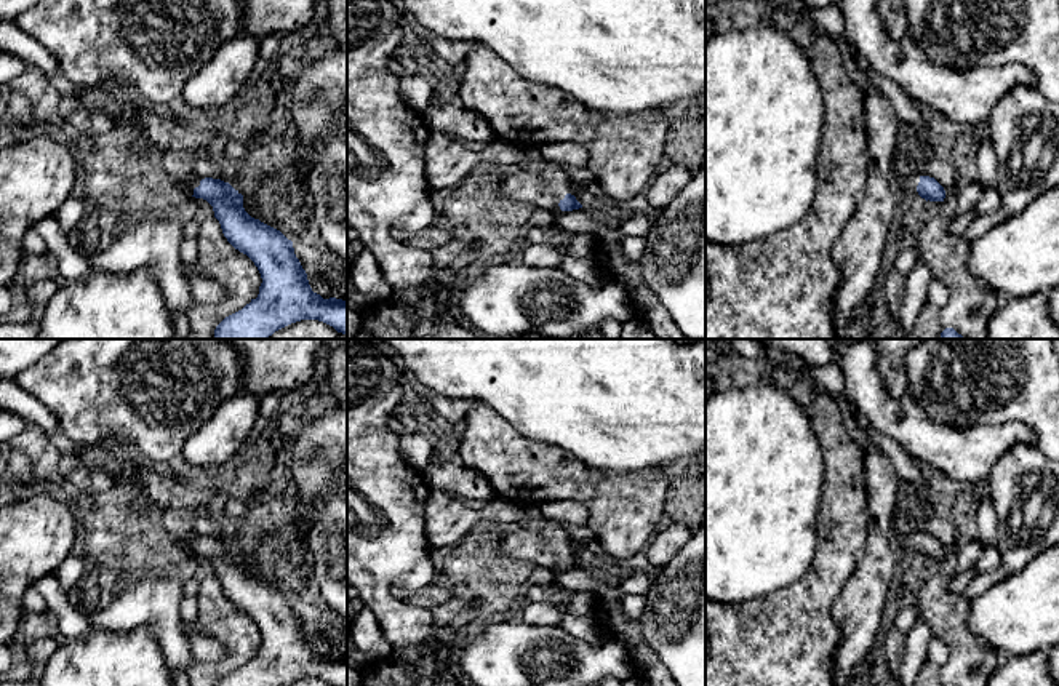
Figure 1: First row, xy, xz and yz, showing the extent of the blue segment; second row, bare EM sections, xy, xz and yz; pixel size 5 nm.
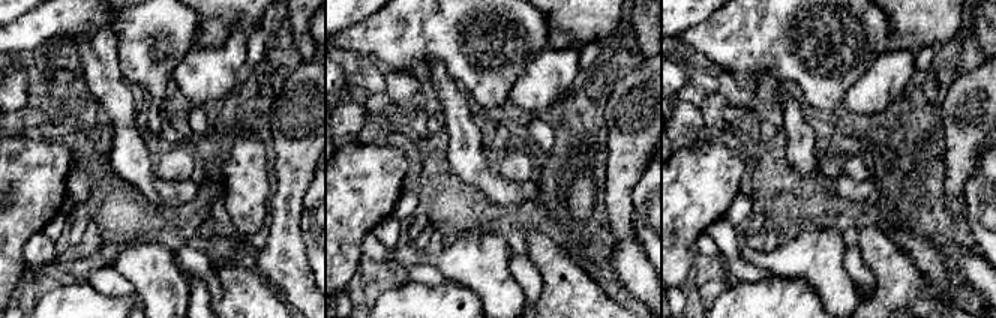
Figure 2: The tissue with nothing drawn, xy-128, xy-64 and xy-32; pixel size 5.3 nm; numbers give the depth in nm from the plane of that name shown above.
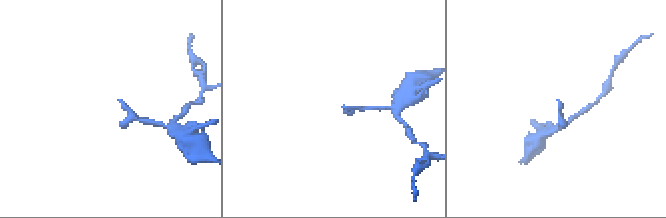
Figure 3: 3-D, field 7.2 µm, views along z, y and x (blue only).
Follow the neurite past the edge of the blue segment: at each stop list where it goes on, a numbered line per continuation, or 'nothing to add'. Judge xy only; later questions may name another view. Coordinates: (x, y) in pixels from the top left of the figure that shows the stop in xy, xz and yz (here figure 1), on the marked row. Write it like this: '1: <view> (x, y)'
1: xy (191, 183)

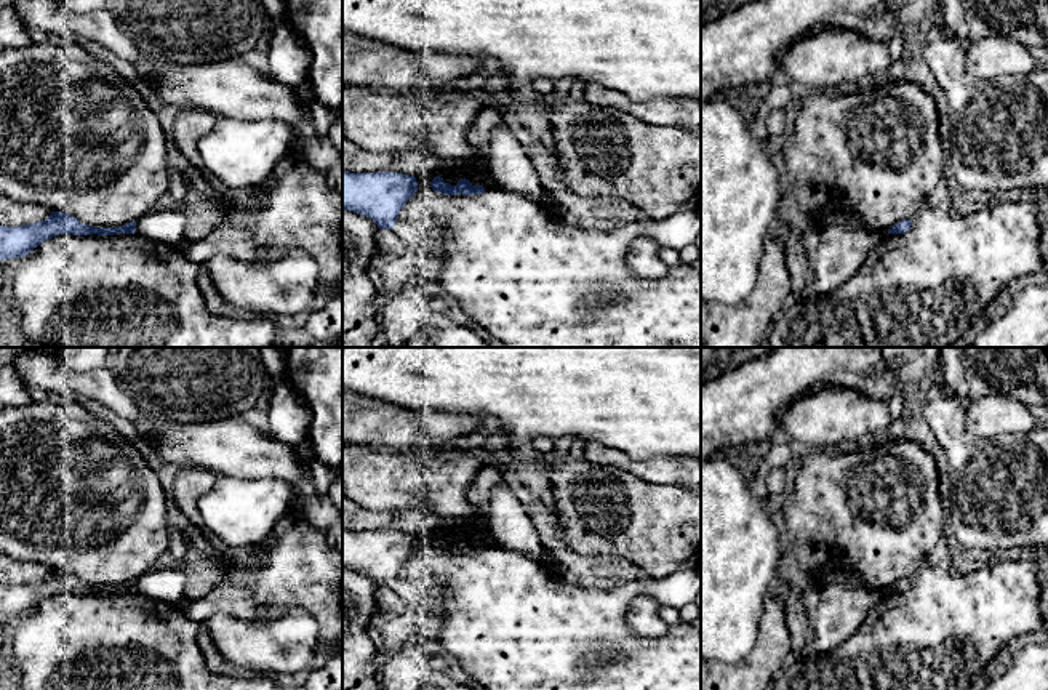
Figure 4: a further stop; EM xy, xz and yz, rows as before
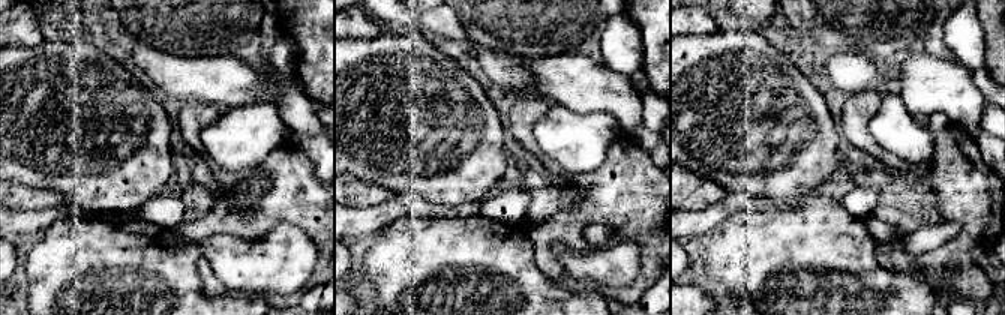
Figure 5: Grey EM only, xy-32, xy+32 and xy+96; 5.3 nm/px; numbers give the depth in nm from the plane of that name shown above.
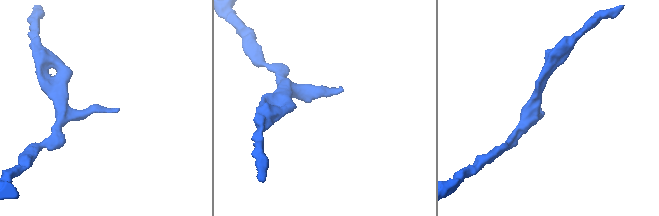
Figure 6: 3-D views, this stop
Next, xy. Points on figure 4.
nothing to add

